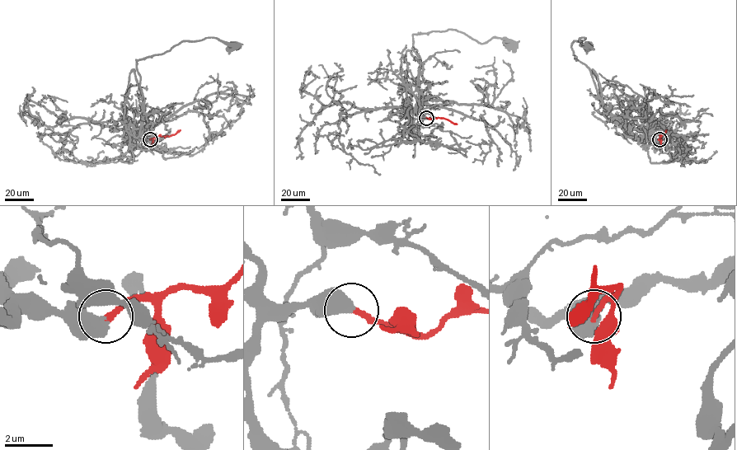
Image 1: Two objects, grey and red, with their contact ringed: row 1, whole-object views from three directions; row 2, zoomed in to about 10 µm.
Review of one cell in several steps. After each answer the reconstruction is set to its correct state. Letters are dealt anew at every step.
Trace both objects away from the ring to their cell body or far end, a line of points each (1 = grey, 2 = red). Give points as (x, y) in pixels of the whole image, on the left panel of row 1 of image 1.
1: (149, 139), (136, 138), (143, 97), (136, 60), (162, 53), (183, 41), (215, 37), (234, 44)
2: (149, 139), (169, 136), (180, 129)

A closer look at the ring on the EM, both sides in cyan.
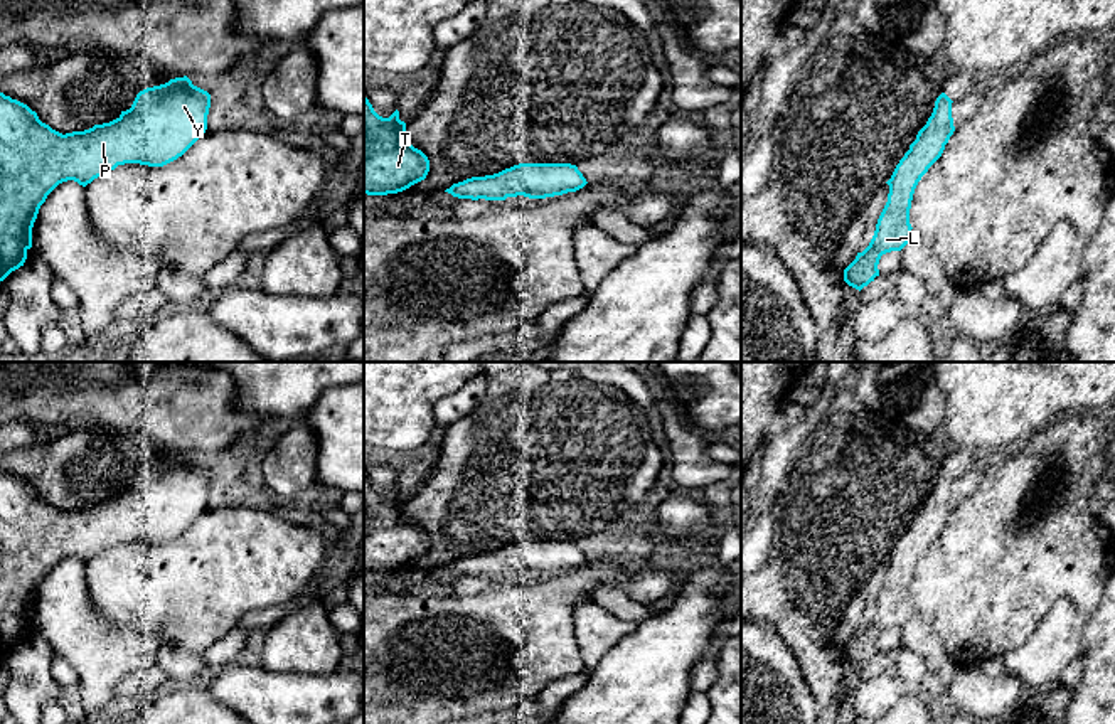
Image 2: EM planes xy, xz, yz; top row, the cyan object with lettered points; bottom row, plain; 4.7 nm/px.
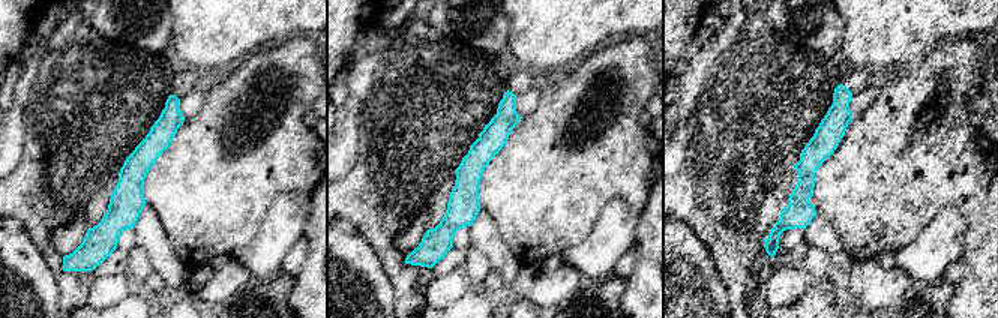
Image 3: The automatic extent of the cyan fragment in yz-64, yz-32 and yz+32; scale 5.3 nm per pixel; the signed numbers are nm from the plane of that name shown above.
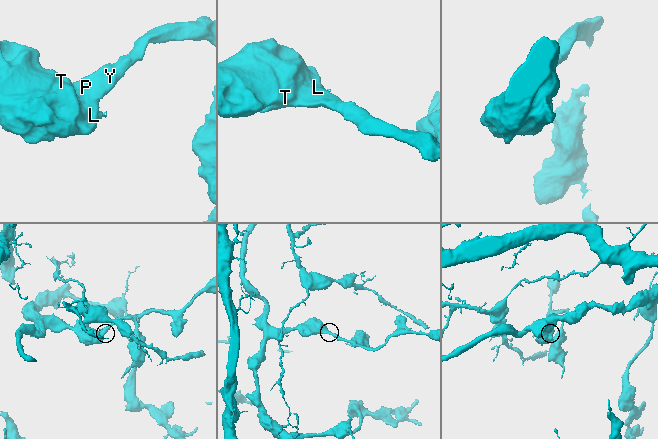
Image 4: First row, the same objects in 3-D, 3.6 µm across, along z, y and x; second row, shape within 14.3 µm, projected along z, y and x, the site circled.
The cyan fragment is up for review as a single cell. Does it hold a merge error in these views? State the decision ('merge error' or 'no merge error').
no merge error

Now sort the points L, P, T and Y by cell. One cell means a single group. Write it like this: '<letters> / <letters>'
L P T Y

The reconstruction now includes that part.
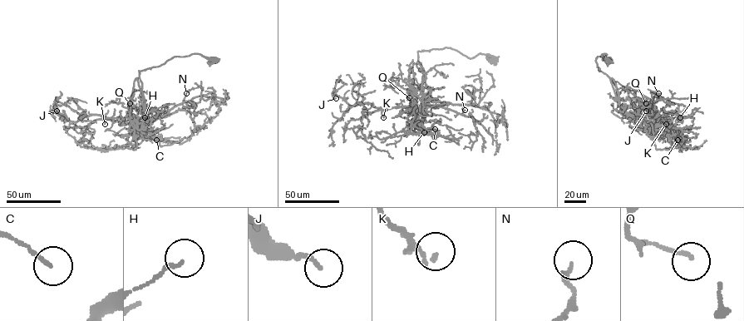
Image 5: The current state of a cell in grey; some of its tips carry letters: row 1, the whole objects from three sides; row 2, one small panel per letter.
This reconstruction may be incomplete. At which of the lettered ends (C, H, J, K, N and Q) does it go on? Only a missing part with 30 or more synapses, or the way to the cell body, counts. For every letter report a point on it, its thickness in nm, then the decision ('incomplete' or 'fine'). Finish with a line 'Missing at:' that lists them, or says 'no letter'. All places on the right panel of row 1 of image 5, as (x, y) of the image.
C: (677, 140) | 160 nm | fine
H: (680, 117) | 150 nm | fine
J: (646, 111) | 150 nm | fine
K: (666, 124) | 150 nm | incomplete
N: (658, 93) | 180 nm | fine
Q: (646, 103) | 150 nm | fine
Missing at: K

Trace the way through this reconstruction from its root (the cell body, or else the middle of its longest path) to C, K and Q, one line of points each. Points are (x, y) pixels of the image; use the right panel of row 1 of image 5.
C: (607, 59), (606, 53), (598, 56), (597, 66), (610, 79), (622, 107), (646, 125), (674, 125), (677, 140)
K: (607, 59), (598, 56), (597, 66), (622, 107), (646, 125), (656, 125), (657, 116), (666, 124)
Q: (607, 59), (602, 56), (606, 53), (598, 56), (597, 66), (610, 79), (622, 107), (638, 123), (646, 103)

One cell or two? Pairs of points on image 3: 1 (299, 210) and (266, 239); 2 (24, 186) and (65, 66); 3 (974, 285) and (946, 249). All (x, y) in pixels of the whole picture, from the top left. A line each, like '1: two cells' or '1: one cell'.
1: one cell
2: one cell
3: two cells

